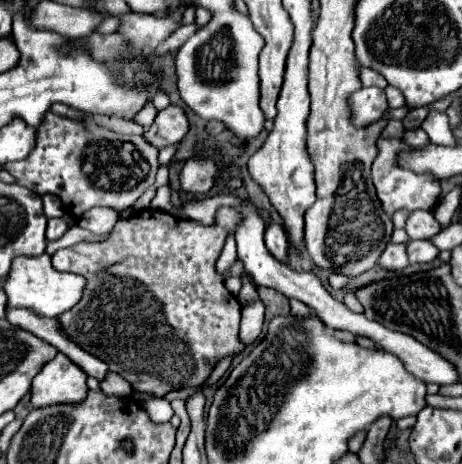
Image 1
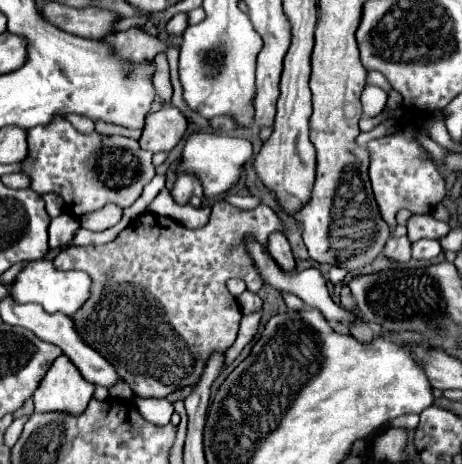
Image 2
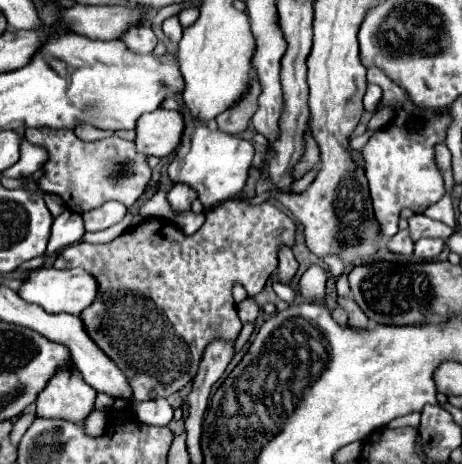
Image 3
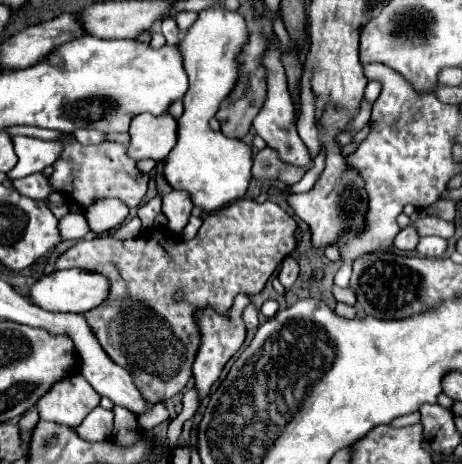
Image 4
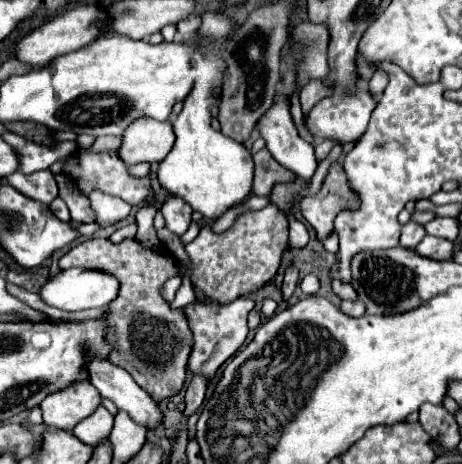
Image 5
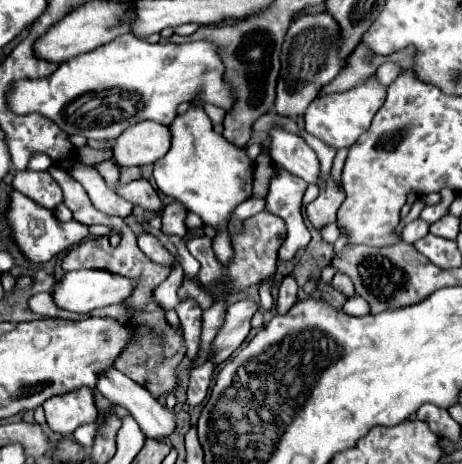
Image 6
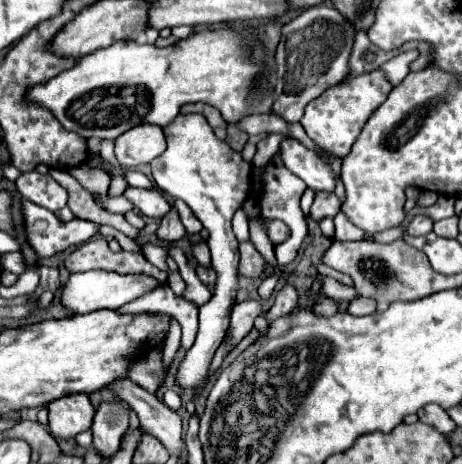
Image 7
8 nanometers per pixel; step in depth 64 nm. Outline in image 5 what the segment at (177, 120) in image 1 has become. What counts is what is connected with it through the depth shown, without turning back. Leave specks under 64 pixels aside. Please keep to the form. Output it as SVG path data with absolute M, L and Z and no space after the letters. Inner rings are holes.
M148 116L134 120L126 132L120 146L120 158L126 164L138 162L160 162L174 146L174 130L170 120L158 122Z

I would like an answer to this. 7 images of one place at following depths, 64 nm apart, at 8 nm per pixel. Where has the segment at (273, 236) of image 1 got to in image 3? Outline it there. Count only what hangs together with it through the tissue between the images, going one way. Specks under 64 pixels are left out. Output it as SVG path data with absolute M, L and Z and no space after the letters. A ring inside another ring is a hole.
M280 244L280 248L278 248L278 280L282 284L288 284L294 278L296 270L298 270L298 262L296 262L292 250L288 246Z

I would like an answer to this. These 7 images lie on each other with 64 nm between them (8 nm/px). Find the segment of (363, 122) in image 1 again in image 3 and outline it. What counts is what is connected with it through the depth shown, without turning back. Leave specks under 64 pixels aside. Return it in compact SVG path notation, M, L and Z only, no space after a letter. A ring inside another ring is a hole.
M368 84L368 90L364 94L364 110L366 112L376 112L380 108L380 100L382 100L382 90L376 84Z

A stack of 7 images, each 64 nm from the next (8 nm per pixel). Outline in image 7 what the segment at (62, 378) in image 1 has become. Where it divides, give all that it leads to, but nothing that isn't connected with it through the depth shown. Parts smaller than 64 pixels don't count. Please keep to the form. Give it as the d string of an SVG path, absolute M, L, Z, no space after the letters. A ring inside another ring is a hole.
M68 394L48 404L48 426L58 438L74 438L78 432L92 426L92 416L96 414L90 404L88 394Z

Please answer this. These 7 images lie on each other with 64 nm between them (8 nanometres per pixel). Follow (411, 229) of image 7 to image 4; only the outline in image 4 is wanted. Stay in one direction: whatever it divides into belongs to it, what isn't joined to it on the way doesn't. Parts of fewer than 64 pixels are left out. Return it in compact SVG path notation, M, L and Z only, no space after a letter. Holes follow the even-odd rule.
M408 226L408 228L400 230L396 240L394 240L394 248L402 250L402 252L414 252L416 244L418 244L418 234L416 234L414 226Z

